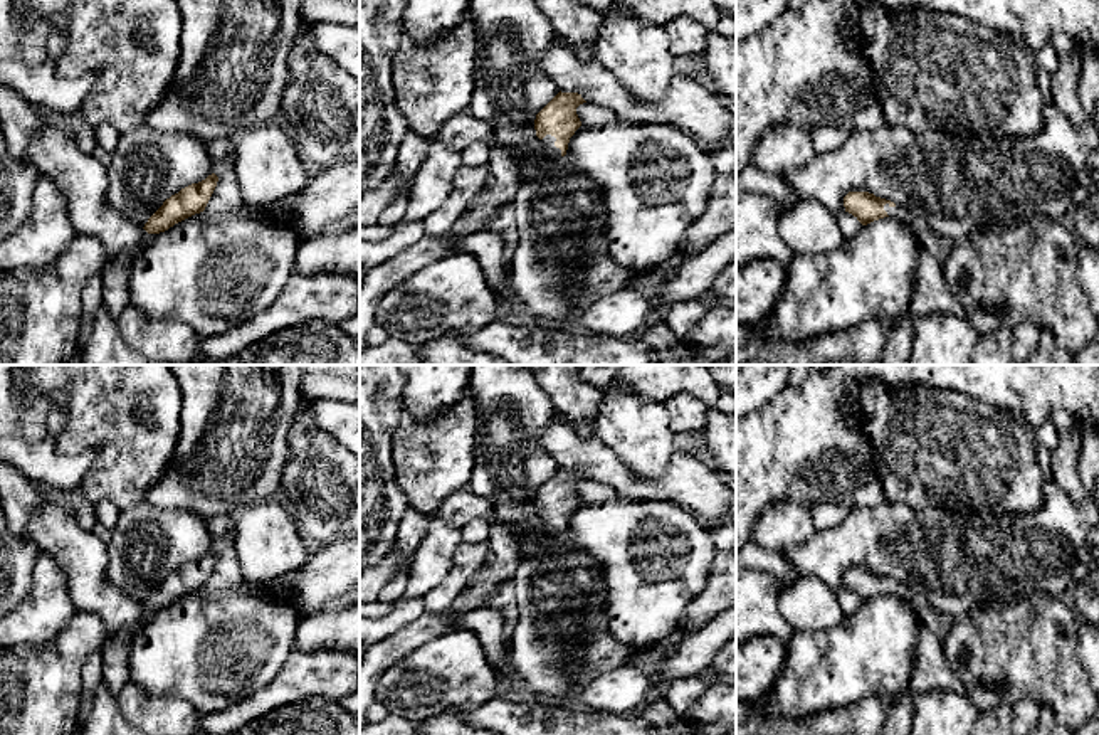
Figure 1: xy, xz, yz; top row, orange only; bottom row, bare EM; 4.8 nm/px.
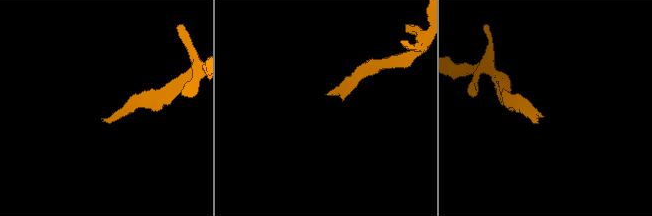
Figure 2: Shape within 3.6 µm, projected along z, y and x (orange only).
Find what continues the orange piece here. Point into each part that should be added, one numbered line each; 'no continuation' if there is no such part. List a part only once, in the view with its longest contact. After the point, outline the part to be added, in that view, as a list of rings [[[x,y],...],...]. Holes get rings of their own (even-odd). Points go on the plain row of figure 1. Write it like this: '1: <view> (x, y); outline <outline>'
1: xz (552, 528); outline [[[546,511],[541,520],[544,525],[544,537],[556,537],[561,533],[561,526],[555,523],[556,515],[551,511]]]

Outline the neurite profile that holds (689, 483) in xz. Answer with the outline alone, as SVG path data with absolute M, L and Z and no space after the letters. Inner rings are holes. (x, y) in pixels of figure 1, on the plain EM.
M555 417L541 446L561 469L578 469L586 479L610 486L622 500L676 503L701 521L721 518L733 505L733 486L686 451L676 449L660 478L637 478L597 436L580 437Z

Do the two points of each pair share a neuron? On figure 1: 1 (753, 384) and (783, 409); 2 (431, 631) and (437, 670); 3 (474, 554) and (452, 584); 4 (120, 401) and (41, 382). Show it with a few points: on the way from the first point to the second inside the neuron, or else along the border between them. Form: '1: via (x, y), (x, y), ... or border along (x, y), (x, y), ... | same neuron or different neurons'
1: border along (787, 384), (753, 411) | different neurons
2: border along (456, 629), (431, 638), (399, 661) | different neurons
3: via (467, 560), (457, 577) | same neuron
4: border along (68, 382), (61, 391) | different neurons

